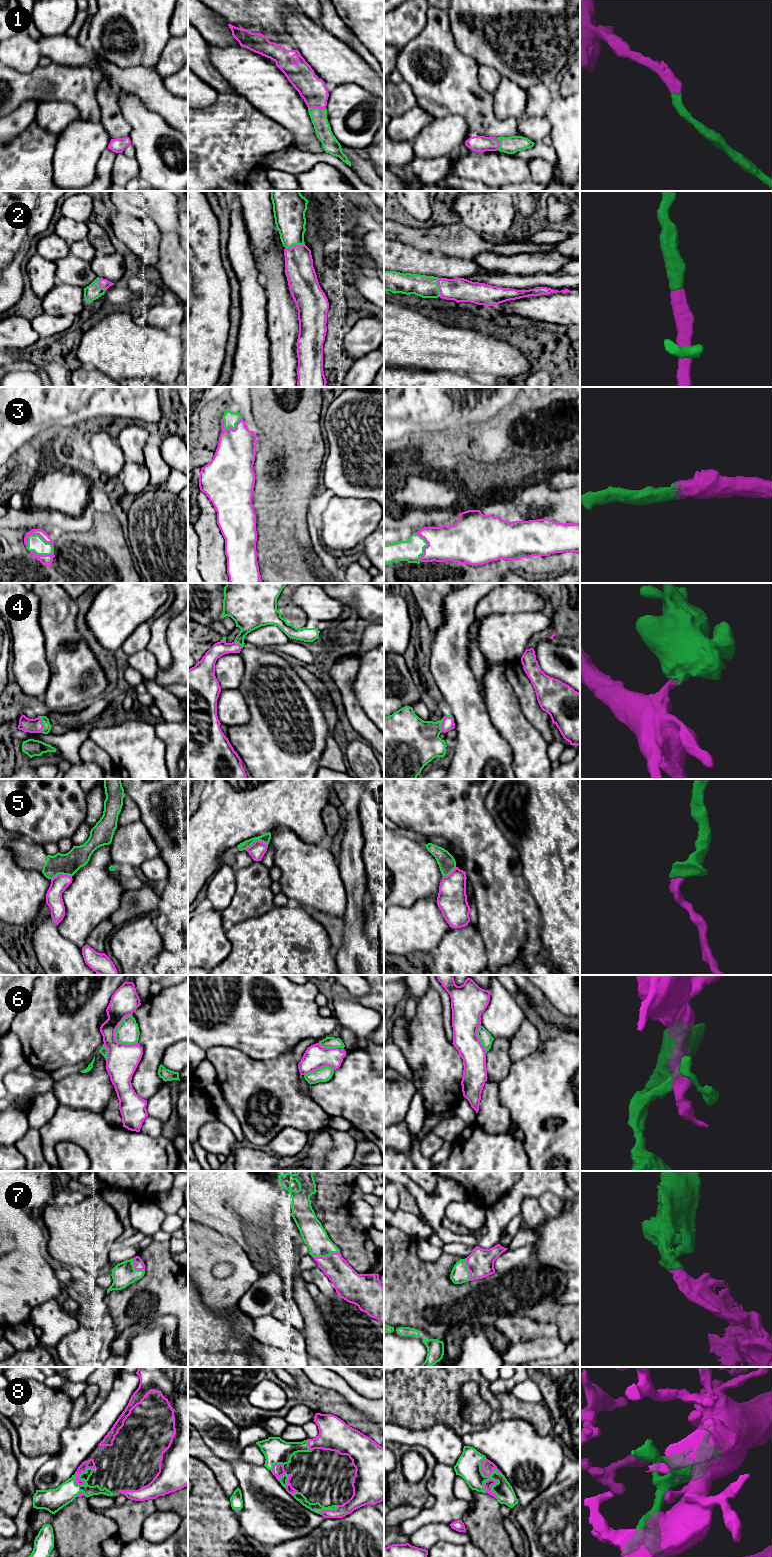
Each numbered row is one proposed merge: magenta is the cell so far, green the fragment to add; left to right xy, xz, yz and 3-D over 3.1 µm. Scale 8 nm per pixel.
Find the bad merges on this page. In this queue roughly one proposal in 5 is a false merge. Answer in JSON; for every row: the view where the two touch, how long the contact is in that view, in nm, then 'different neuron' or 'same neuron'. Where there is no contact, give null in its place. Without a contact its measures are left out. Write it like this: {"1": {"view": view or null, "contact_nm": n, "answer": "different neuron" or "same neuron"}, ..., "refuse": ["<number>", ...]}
{"1": {"view": "xz", "contact_nm": 140, "answer": "same neuron"}, "2": {"view": "xz", "contact_nm": 160, "answer": "same neuron"}, "3": {"view": "xy", "contact_nm": 260, "answer": "same neuron"}, "4": {"view": "yz", "contact_nm": 150, "answer": "same neuron"}, "5": {"view": "xz", "contact_nm": 190, "answer": "different neuron"}, "6": {"view": "xy", "contact_nm": 260, "answer": "different neuron"}, "7": {"view": "xz", "contact_nm": 220, "answer": "same neuron"}, "8": {"view": "yz", "contact_nm": 340, "answer": "same neuron"}, "refuse": ["5", "6"]}

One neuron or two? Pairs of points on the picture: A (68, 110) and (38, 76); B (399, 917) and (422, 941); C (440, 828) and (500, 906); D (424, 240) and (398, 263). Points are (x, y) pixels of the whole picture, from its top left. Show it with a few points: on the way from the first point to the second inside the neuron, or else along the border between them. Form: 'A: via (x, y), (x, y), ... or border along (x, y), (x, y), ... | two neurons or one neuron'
A: border along (38, 102), (67, 101), (77, 109), (79, 117) | two neurons
B: via (404, 923), (416, 935) | one neuron
C: via (462, 838), (496, 872), (498, 884) | one neuron
D: border along (394, 240), (438, 254) | two neurons

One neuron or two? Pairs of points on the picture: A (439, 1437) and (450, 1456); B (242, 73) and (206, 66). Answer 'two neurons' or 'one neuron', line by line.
A: one neuron
B: two neurons

